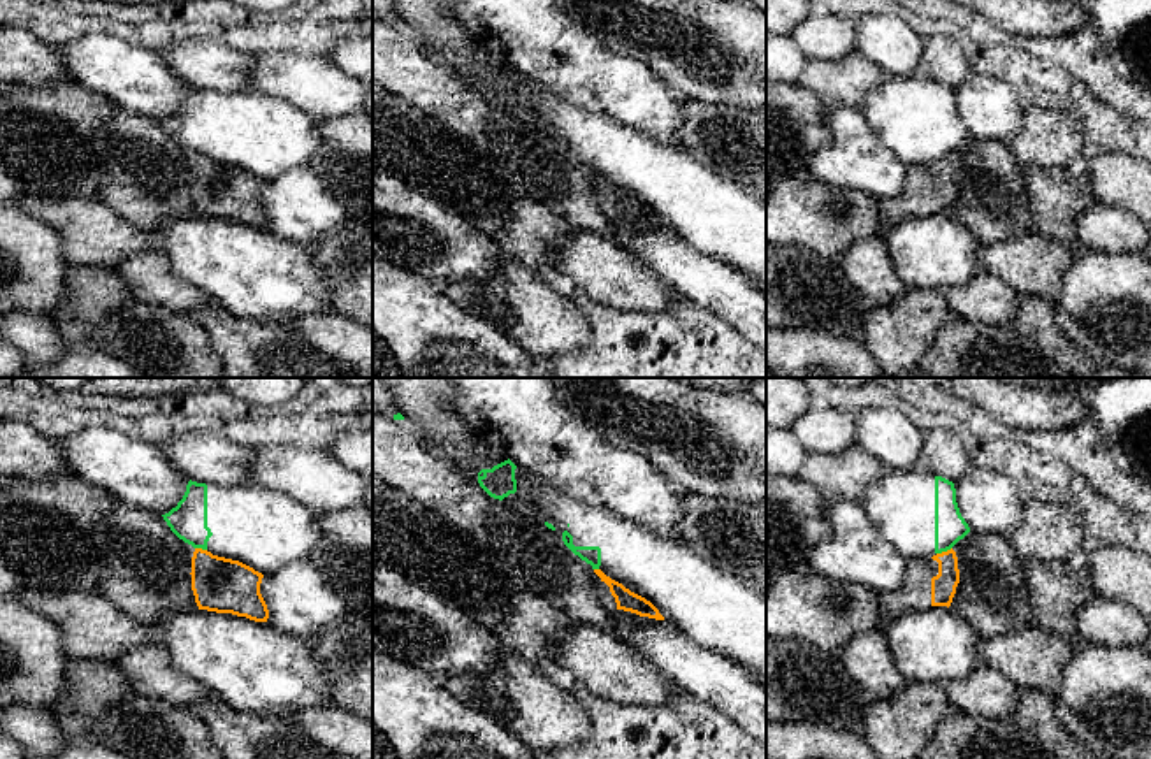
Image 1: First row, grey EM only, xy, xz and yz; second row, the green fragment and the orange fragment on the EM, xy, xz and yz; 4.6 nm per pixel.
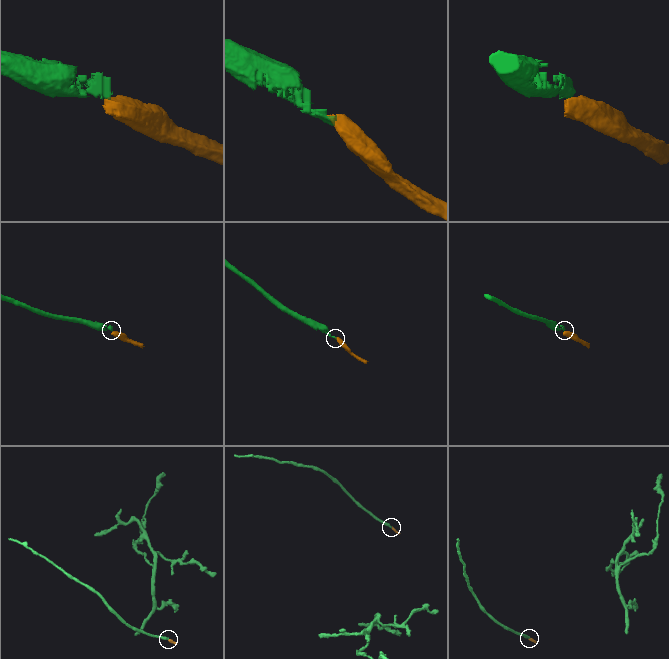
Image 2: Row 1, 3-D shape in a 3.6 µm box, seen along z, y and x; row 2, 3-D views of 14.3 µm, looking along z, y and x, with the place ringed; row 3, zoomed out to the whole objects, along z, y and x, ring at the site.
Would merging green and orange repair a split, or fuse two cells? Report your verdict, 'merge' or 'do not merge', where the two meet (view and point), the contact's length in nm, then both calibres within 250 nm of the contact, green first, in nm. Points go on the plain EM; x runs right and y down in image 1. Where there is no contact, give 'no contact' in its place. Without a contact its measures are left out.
do not merge | yz (944, 157) | 80 nm | 140/110 nm

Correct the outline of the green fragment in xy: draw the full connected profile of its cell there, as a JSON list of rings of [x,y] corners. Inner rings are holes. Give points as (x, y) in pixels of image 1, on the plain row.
[[[190,86],[177,112],[162,123],[170,137],[193,155],[239,167],[262,181],[308,167],[323,146],[318,119],[260,91],[220,93]]]

